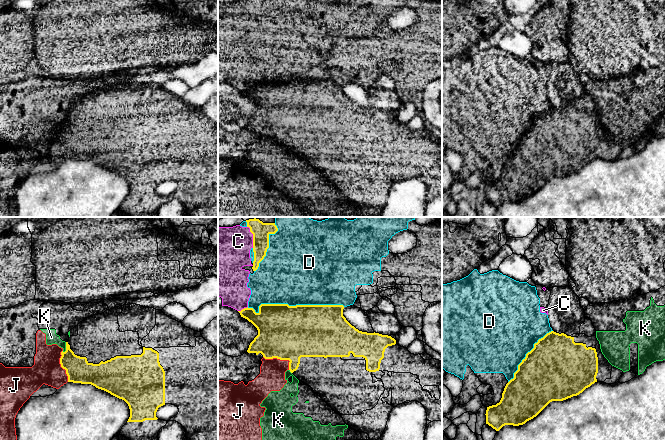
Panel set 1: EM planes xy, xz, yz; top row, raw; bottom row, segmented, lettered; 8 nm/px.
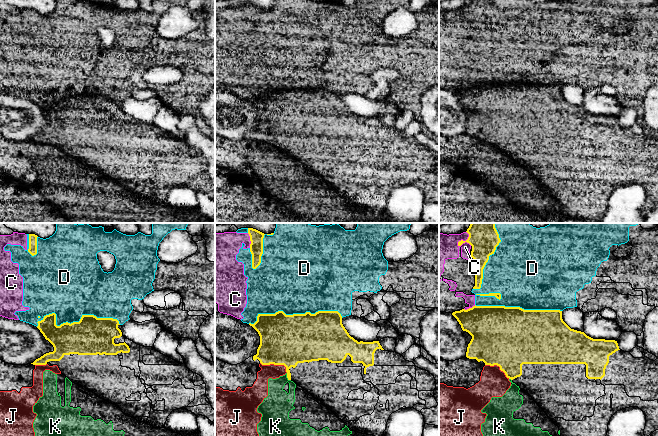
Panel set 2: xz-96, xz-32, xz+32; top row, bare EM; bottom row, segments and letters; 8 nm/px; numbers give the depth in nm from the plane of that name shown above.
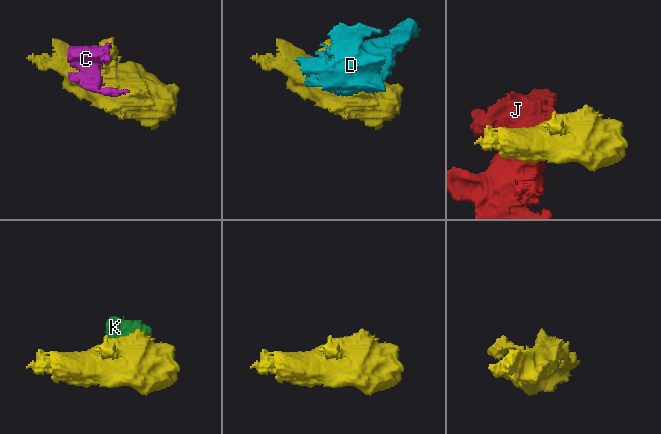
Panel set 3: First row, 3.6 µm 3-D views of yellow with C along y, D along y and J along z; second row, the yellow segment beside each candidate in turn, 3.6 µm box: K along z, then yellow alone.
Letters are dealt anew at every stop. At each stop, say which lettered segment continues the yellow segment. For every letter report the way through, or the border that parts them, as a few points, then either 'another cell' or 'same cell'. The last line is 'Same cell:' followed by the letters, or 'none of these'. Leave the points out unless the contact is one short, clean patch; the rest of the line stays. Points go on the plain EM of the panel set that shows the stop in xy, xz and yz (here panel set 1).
C: another cell
D: another cell
J: another cell
K: border along xy (66, 118), (66, 125), (63, 128); another cell
Same cell: none of these

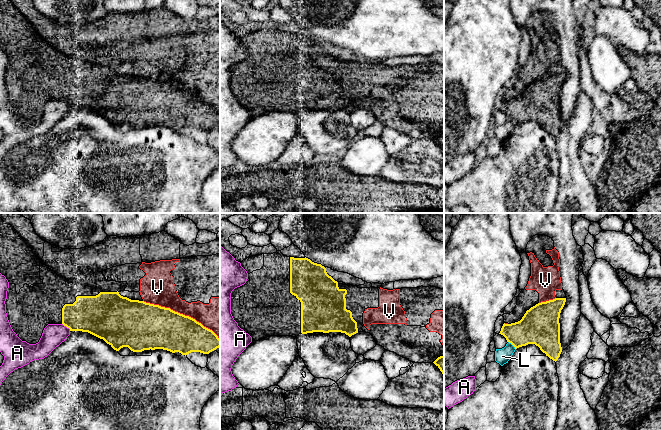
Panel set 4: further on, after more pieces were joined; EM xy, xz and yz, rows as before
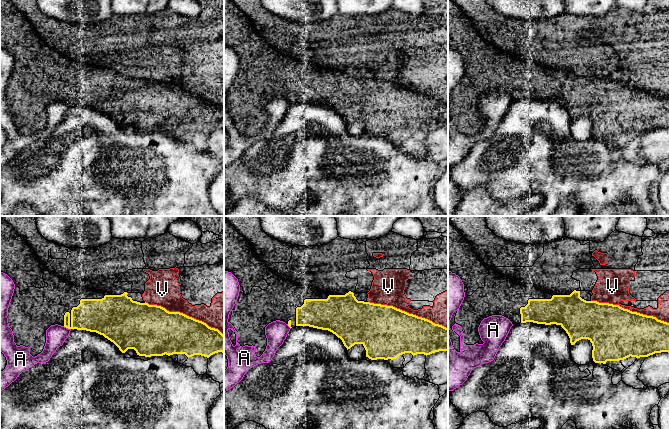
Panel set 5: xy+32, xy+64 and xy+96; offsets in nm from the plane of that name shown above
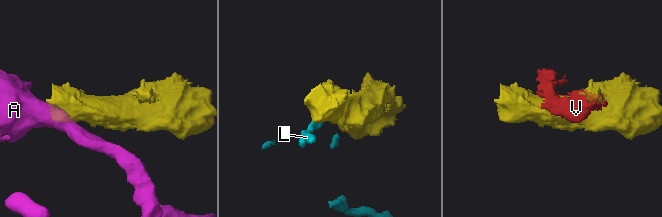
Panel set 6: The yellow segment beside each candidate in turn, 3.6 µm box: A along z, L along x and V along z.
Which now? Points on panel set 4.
A: another cell
L: border along yz (508, 117), (515, 125); another cell
V: another cell
Same cell: none of these

